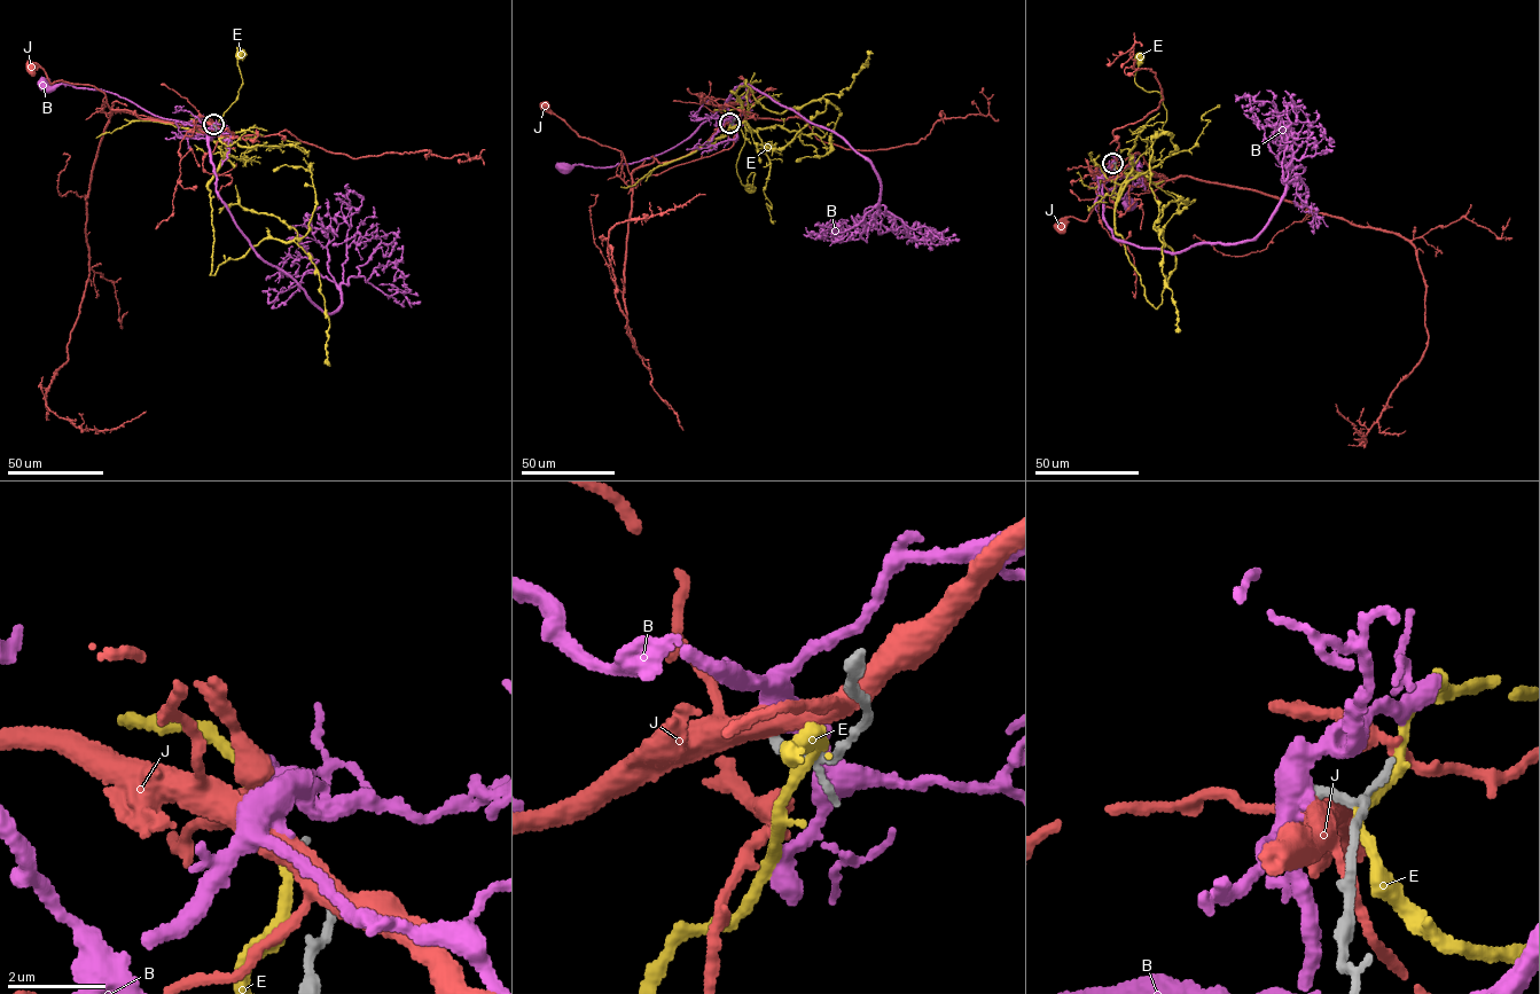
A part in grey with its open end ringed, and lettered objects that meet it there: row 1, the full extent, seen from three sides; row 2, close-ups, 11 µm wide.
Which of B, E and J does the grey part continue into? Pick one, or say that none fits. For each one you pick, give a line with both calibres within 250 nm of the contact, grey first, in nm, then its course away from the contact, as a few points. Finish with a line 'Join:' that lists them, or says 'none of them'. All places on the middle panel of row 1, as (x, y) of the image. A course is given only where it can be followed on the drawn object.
Join: none of them

